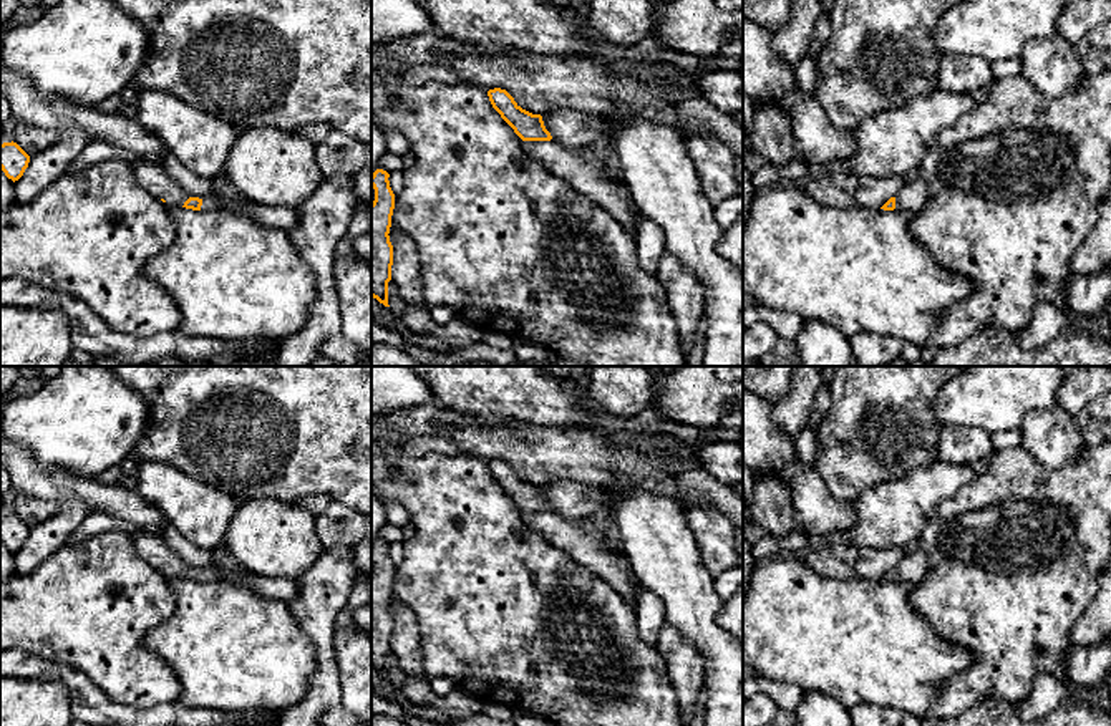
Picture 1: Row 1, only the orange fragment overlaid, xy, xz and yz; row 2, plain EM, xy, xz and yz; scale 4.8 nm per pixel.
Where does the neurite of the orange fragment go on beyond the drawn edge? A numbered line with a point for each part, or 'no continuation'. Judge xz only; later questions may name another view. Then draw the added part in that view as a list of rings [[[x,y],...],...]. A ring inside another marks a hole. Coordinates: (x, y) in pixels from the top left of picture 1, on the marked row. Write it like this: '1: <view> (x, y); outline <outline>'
1: xz (582, 168); outline [[[552,139],[521,143],[531,157],[612,212],[625,230],[635,237],[637,219],[642,214],[620,176],[612,174],[607,162],[589,146],[565,149]]]

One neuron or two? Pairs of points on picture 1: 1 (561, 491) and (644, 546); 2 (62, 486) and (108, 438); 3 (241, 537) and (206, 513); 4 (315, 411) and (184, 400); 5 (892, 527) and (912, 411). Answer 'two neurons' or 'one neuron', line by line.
1: two neurons
2: two neurons
3: two neurons
4: one neuron
5: two neurons

